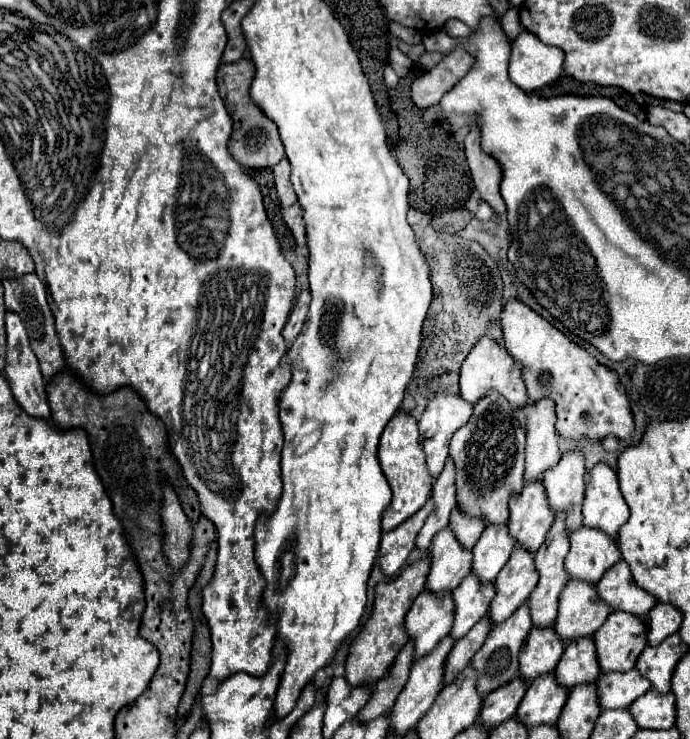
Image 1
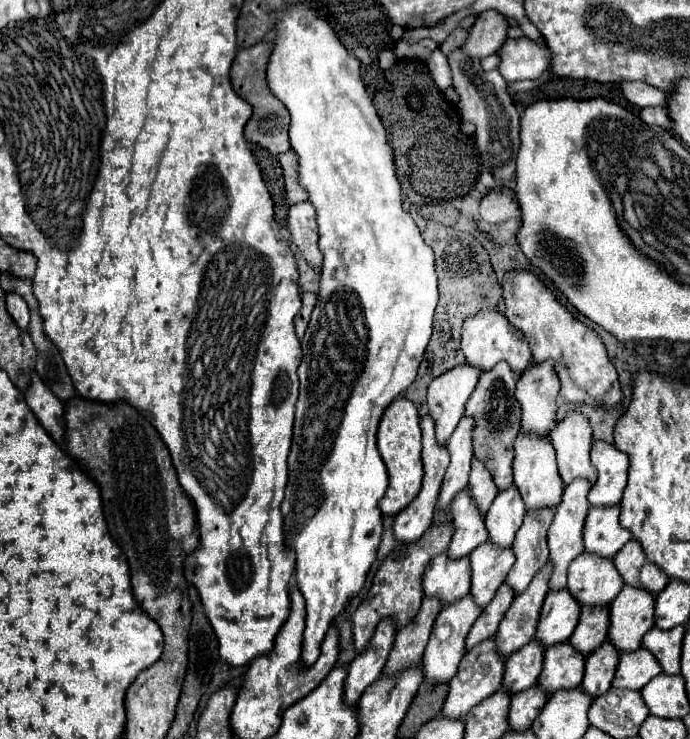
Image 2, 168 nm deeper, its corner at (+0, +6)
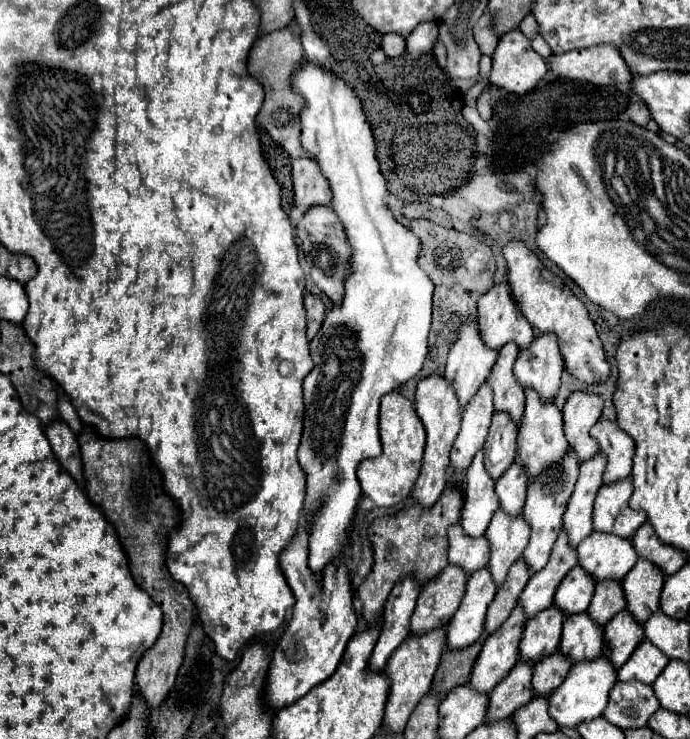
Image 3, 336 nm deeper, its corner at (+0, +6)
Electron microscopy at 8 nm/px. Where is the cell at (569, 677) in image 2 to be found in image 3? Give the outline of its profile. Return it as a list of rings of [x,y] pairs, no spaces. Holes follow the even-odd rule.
[[[575,614],[565,618],[563,634],[559,642],[559,654],[567,656],[571,664],[593,660],[601,654],[603,628],[593,624],[587,614]]]

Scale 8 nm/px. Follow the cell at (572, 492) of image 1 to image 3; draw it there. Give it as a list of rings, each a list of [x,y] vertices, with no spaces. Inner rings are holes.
[[[575,392],[563,406],[563,432],[569,450],[577,454],[579,462],[585,462],[599,454],[597,442],[589,436],[603,410],[603,400],[595,394]]]

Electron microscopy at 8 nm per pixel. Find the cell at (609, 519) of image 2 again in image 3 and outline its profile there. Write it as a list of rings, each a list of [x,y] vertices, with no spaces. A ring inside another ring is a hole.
[[[625,478],[613,486],[601,486],[595,498],[593,530],[615,534],[619,538],[631,538],[635,530],[645,522],[643,512],[629,510],[627,502],[631,492],[631,478]]]

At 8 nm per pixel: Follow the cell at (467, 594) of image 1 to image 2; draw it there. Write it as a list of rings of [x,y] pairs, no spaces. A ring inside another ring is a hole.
[[[491,540],[473,550],[471,558],[471,594],[475,602],[485,608],[495,596],[497,588],[505,582],[515,558],[513,548],[499,548]]]

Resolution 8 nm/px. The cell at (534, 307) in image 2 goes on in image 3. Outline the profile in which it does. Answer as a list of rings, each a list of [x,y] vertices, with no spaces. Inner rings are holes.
[[[509,242],[503,248],[503,256],[507,260],[507,280],[511,286],[511,296],[515,298],[519,312],[529,320],[533,330],[537,334],[557,336],[565,368],[573,378],[581,380],[587,386],[605,382],[609,378],[609,362],[605,360],[603,344],[597,336],[593,320],[587,314],[585,304],[579,298],[575,298],[573,292],[567,286],[563,286],[561,278],[551,274],[523,242]]]

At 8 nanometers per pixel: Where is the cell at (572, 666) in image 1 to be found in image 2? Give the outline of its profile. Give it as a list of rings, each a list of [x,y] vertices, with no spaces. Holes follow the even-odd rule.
[[[585,606],[579,624],[569,642],[581,652],[589,654],[607,638],[609,632],[609,606]]]

